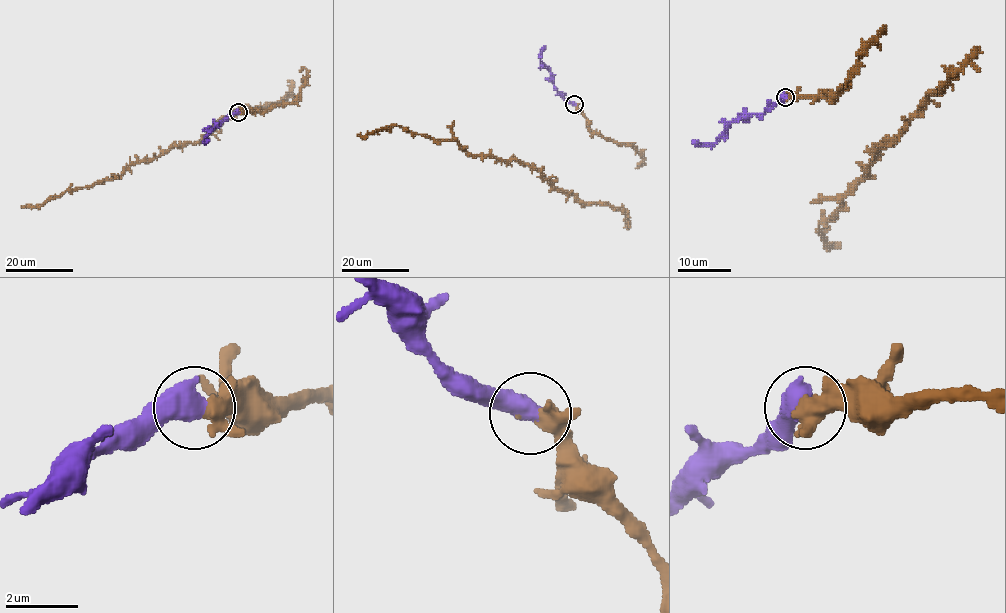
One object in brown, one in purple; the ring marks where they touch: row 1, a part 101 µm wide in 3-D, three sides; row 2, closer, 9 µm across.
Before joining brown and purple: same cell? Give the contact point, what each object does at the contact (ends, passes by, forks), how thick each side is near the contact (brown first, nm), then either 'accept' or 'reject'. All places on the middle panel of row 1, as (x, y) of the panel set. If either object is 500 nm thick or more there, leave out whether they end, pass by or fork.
(574, 104) | 380/650 nm | accept

